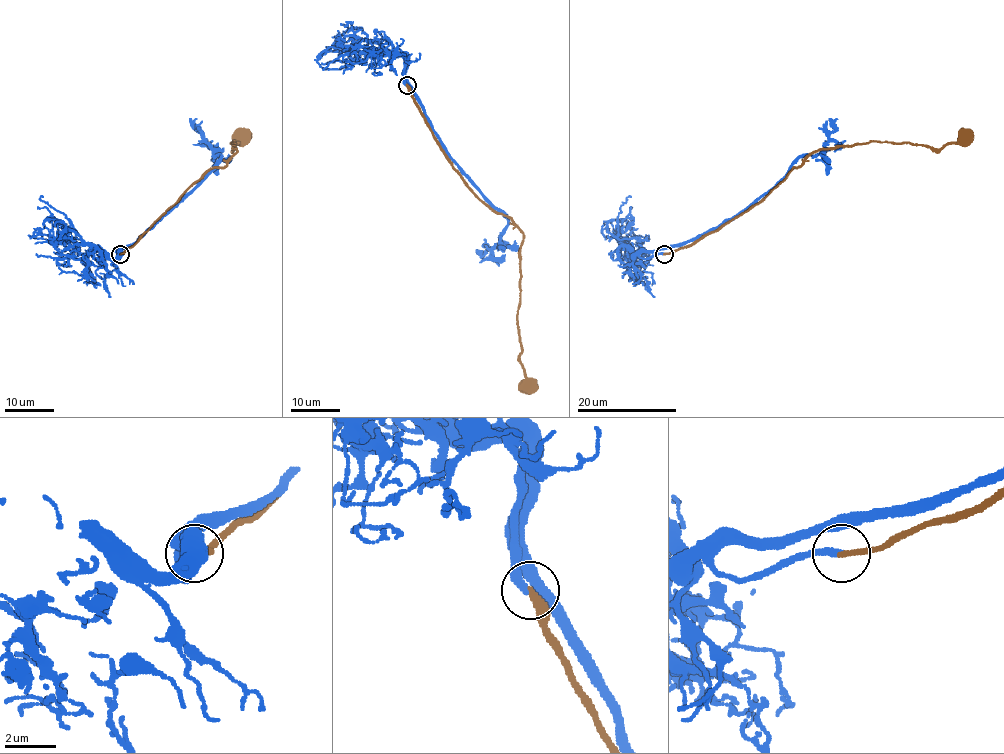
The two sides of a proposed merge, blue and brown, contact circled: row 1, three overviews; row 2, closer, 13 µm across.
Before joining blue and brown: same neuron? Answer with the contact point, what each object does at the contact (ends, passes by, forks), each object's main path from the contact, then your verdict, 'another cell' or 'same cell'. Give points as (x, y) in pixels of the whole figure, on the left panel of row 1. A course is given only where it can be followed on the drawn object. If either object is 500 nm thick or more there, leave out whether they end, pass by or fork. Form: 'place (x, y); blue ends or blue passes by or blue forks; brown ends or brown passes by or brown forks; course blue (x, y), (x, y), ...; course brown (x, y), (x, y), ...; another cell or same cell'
place (120, 254); blue ends; brown ends; course blue (119, 253), (187, 194), (220, 159), (190, 119); course brown (120, 253), (208, 170), (223, 168), (237, 152), (234, 141), (230, 143), (233, 149), (245, 140), (244, 136); same cell

